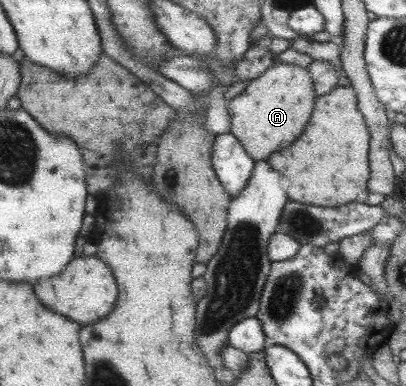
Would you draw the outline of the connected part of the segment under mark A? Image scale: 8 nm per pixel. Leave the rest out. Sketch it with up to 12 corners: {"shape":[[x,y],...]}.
{"shape":[[276,62],[227,101],[229,133],[253,161],[300,136],[316,92]]}

